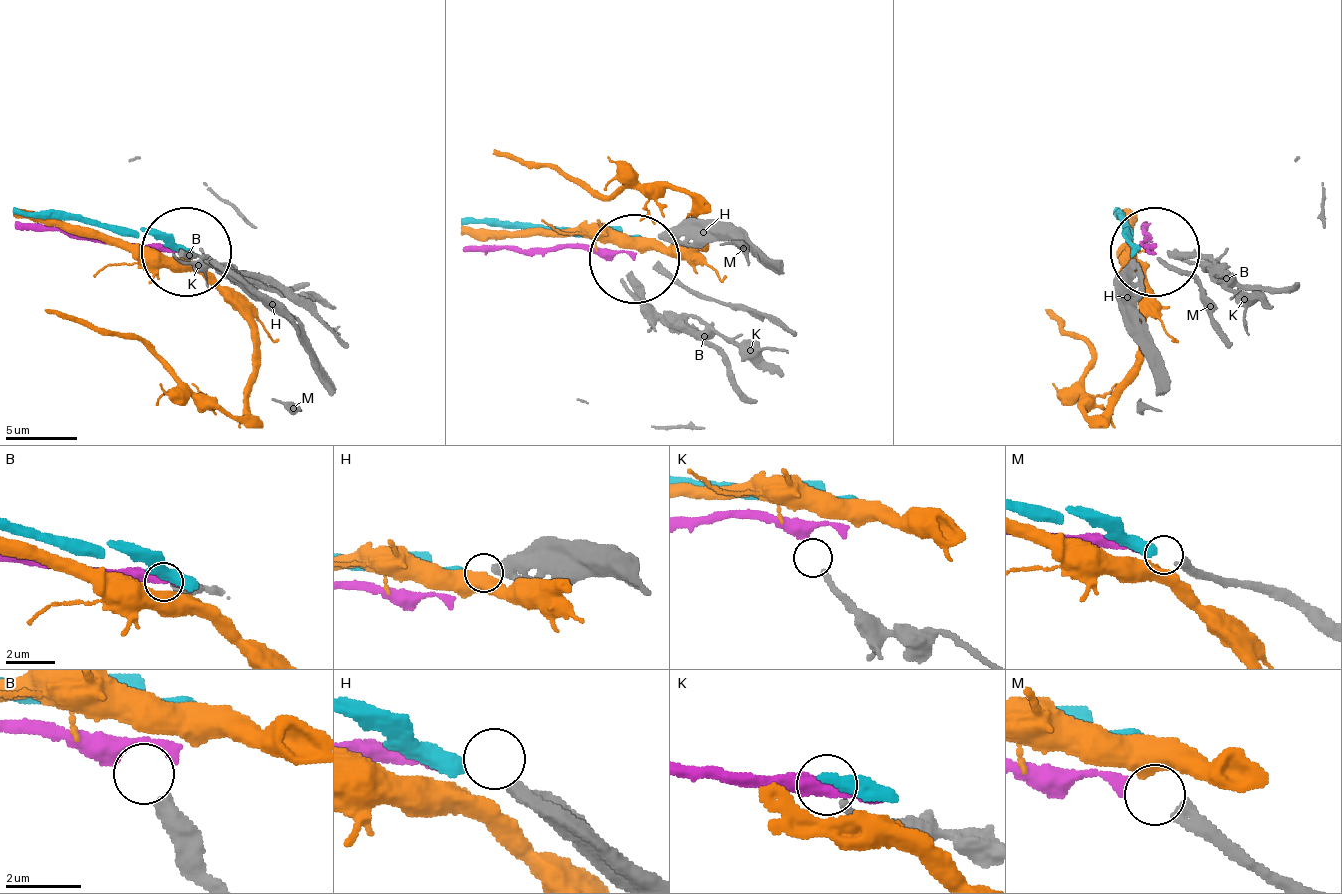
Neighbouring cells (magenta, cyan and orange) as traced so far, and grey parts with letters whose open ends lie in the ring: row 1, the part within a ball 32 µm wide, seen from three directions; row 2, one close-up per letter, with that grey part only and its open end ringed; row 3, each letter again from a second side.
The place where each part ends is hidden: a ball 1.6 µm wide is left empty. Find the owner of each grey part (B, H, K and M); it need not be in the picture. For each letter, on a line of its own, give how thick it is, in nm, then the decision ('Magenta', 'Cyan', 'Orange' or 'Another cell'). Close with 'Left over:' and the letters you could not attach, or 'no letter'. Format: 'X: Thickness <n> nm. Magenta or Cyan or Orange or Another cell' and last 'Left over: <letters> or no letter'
B: Thickness 500 nm. Another cell
H: Thickness 440 nm. Another cell
K: Thickness 200 nm. Another cell
M: Thickness 360 nm. Magenta
Left over: B, H, K

